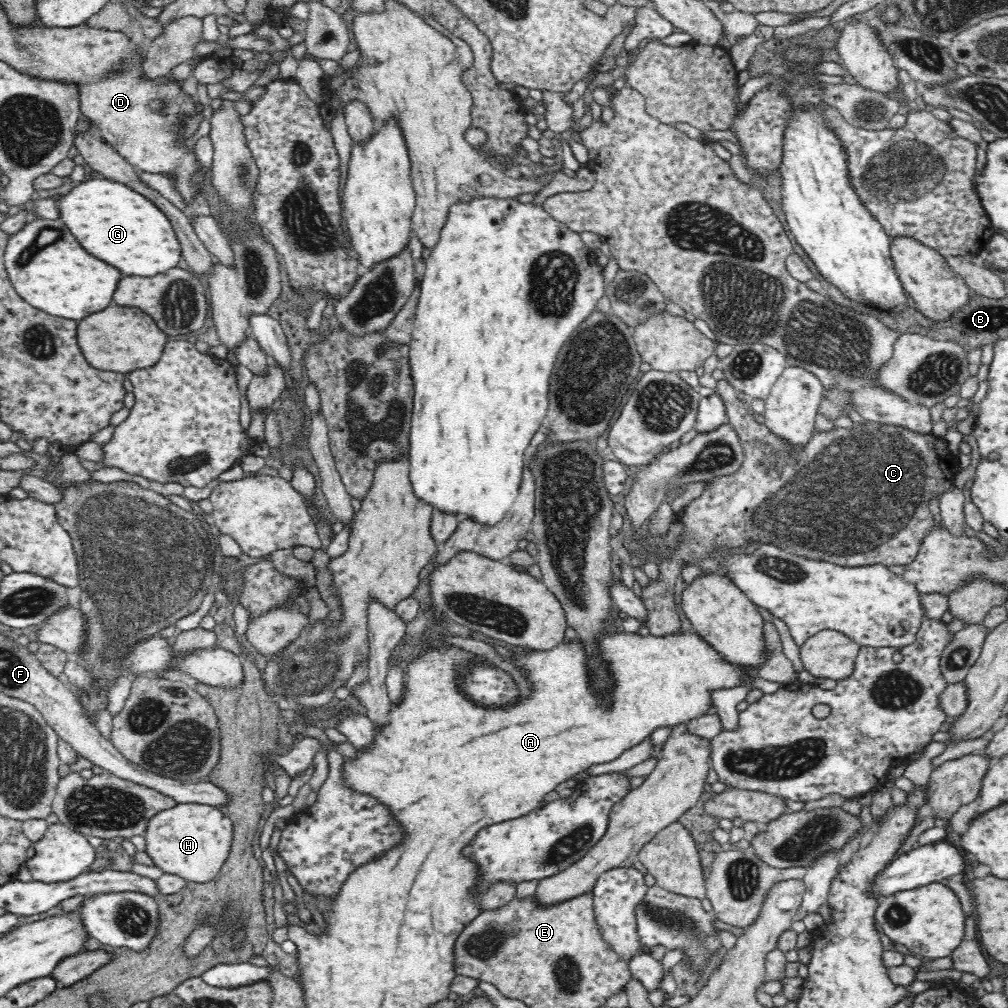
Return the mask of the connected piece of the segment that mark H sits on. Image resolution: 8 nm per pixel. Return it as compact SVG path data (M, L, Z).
M177 803L174 808L157 812L148 821L145 838L145 852L152 864L162 872L172 874L193 883L208 882L220 872L233 844L233 824L219 807L200 803Z

